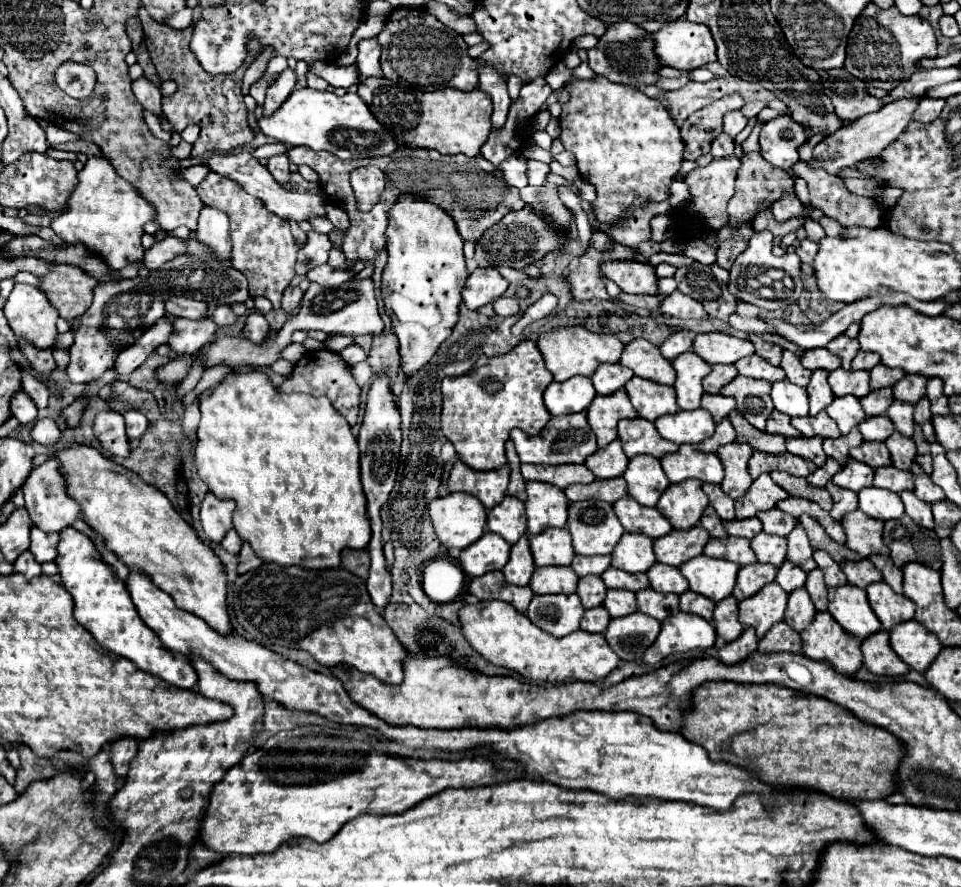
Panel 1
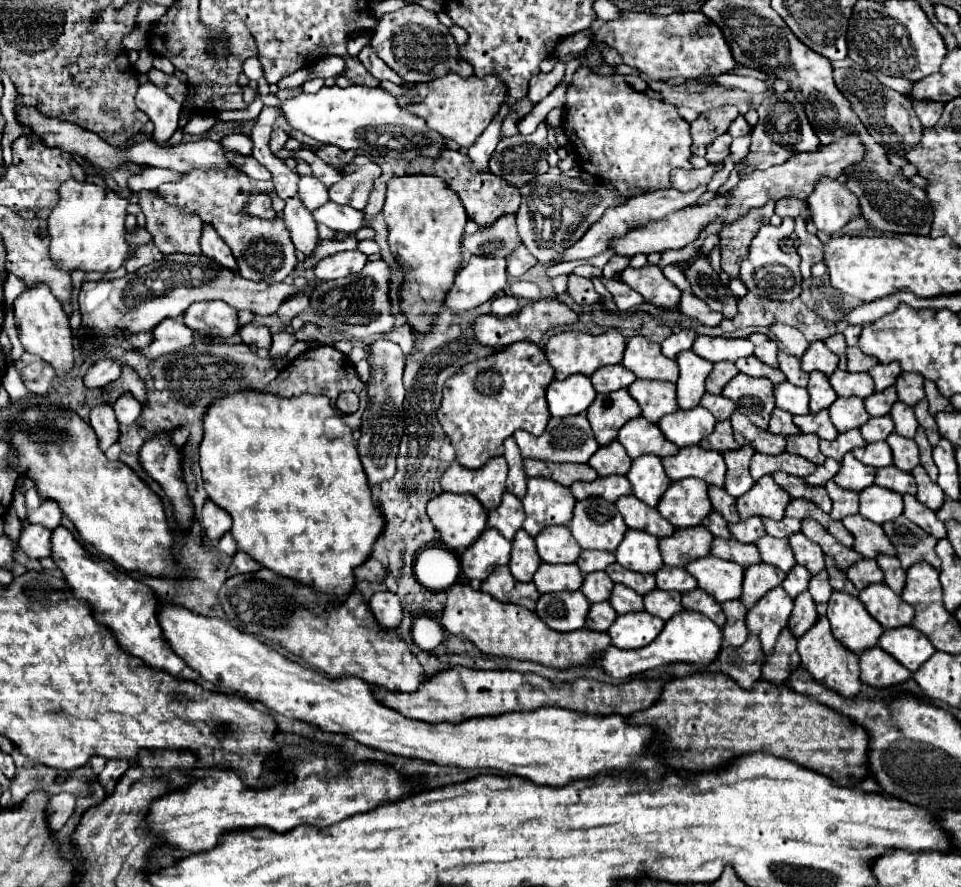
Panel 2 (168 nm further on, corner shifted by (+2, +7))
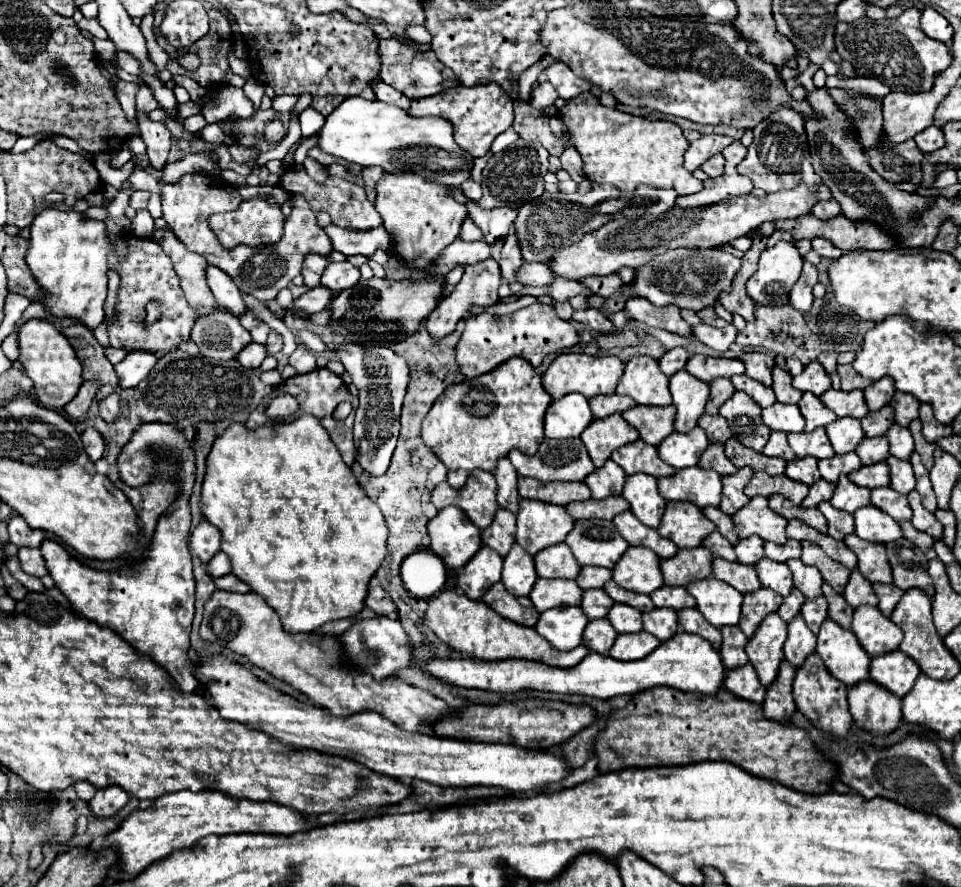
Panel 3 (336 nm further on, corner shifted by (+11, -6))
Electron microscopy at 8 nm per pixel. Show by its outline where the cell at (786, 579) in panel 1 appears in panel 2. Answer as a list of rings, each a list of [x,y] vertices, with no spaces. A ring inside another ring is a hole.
[[[795,564],[795,566],[791,568],[791,572],[787,572],[787,576],[785,576],[785,580],[781,582],[781,586],[785,588],[785,592],[787,592],[791,598],[795,598],[795,596],[799,596],[803,590],[807,590],[809,578],[811,578],[811,574],[809,574],[807,570],[803,570],[803,566]]]

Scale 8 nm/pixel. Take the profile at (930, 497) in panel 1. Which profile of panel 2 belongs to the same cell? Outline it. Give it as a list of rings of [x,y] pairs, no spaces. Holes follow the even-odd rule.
[[[921,464],[915,466],[915,470],[911,474],[917,480],[917,500],[923,502],[925,506],[929,506],[931,510],[939,510],[939,506],[945,500],[945,494],[939,488],[939,484],[931,482],[931,478],[927,476],[927,472],[925,472],[925,468]]]

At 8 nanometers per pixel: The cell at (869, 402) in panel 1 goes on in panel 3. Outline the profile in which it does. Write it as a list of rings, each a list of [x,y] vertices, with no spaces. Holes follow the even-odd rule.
[[[886,405],[880,411],[868,413],[862,419],[862,429],[864,429],[866,437],[880,437],[890,429],[892,423],[894,423],[894,409],[890,405]]]

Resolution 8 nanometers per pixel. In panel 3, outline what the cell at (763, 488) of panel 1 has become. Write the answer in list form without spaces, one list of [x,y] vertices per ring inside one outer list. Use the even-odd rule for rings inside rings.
[[[762,497],[750,499],[746,507],[734,513],[732,521],[734,521],[734,529],[740,539],[758,535],[764,541],[772,541],[778,545],[788,541],[786,531],[784,531],[788,521],[782,519],[782,515],[770,511],[768,499],[762,499]]]

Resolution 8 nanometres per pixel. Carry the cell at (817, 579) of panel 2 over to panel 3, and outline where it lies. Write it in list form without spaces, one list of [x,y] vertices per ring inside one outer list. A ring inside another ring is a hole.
[[[816,597],[804,603],[802,607],[802,617],[806,621],[806,625],[810,627],[812,633],[820,631],[820,625],[824,623],[824,619],[828,617],[828,603],[824,597]]]

